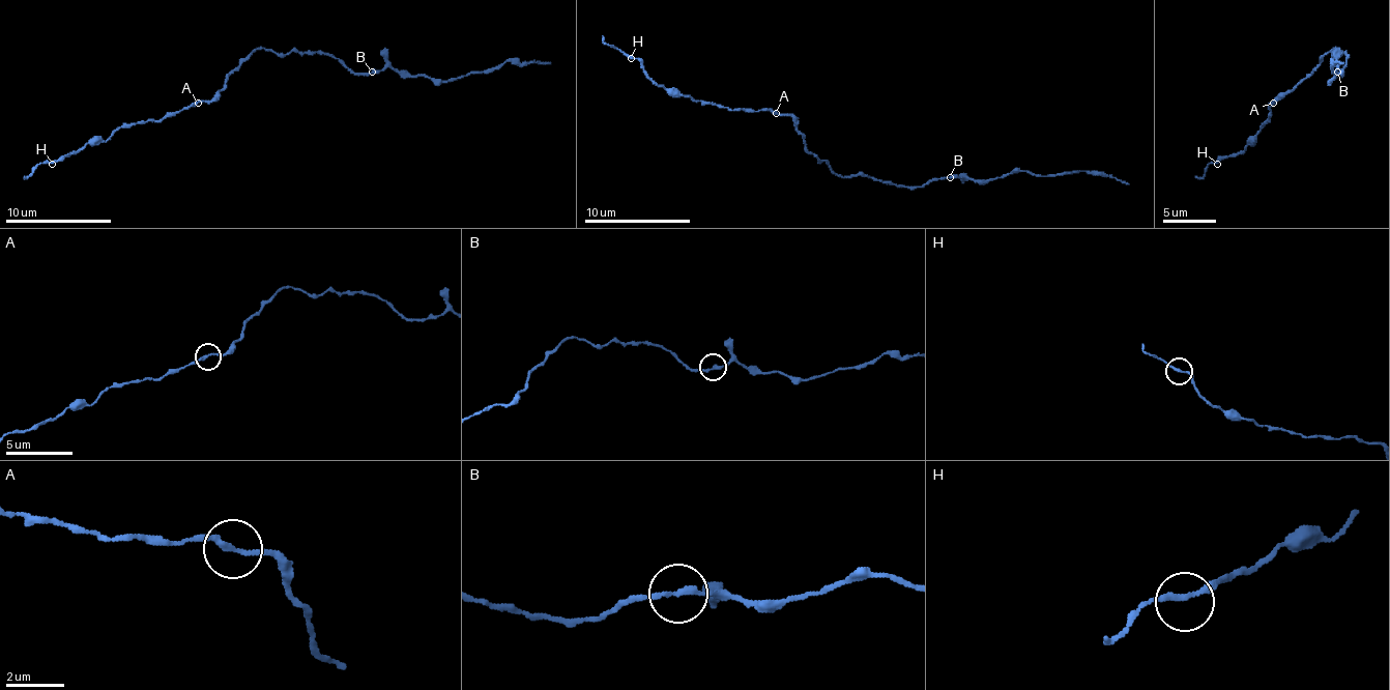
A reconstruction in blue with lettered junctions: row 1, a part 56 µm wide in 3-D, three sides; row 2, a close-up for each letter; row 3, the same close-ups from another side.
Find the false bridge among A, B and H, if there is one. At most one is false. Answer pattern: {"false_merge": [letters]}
{"false_merge": []}

